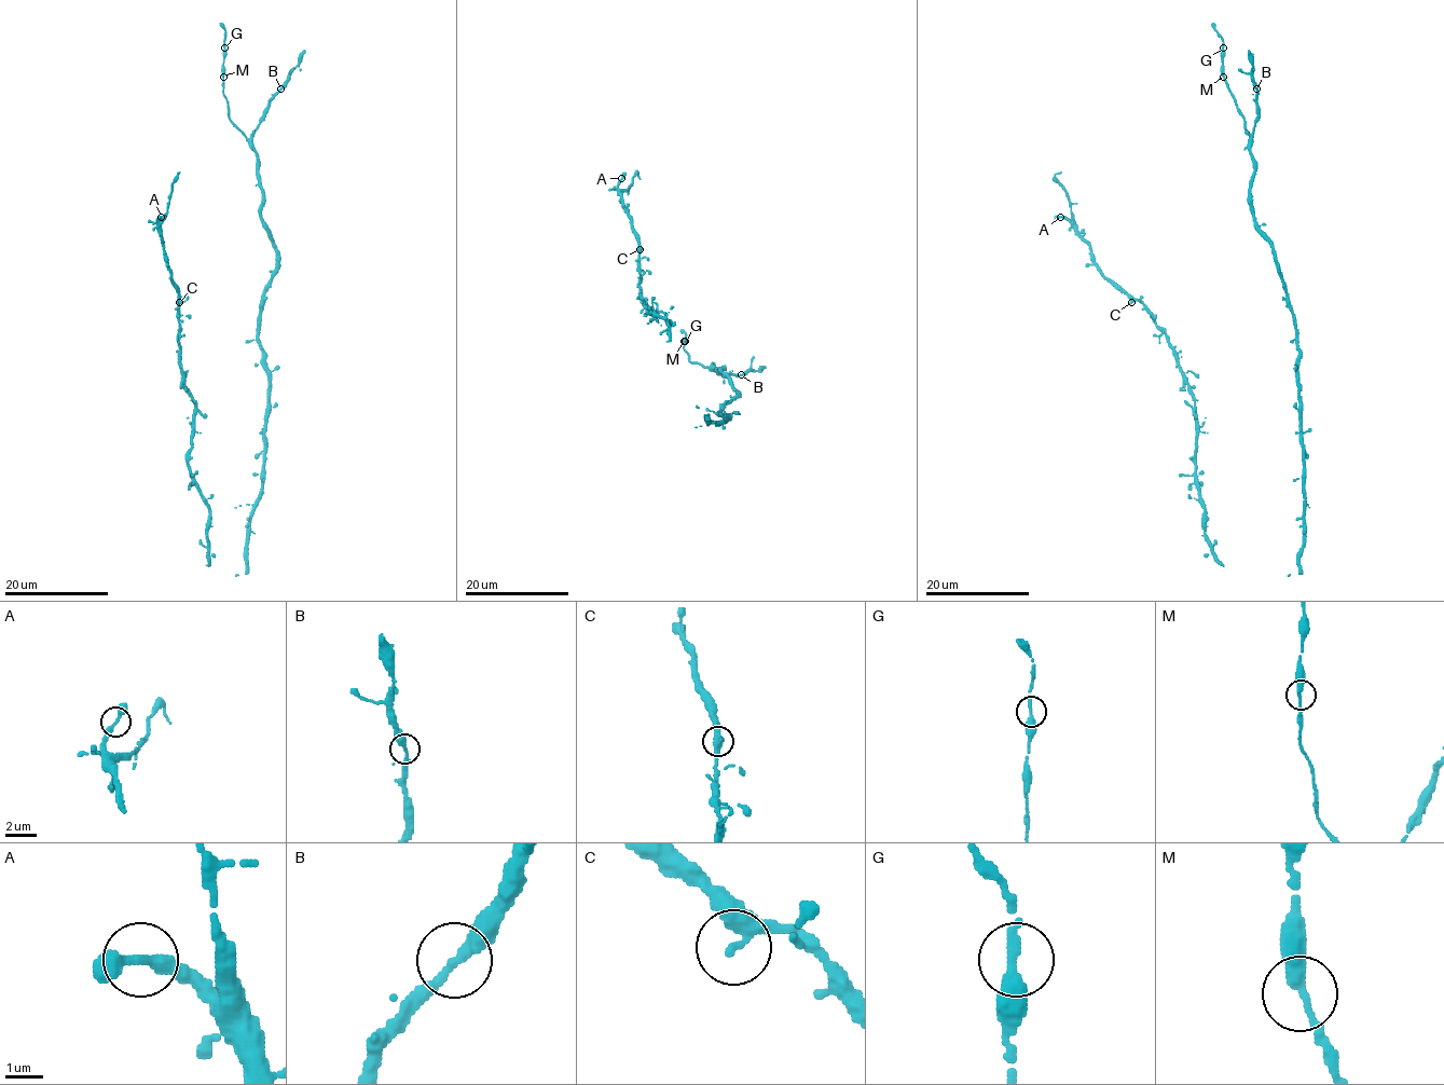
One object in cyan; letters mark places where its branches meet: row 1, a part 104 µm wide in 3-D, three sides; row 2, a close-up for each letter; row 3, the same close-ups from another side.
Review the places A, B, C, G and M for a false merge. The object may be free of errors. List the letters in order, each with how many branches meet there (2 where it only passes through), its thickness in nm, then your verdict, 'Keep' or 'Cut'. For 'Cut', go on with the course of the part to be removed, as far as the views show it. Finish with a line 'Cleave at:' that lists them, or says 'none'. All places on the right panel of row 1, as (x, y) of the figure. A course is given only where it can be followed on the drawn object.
A: Branches: 2. Thickness 320 nm. Keep
B: Branches: 2. Thickness 280 nm. Keep
C: Branches: 2. Thickness 260 nm. Keep
G: Branches: 2. Thickness 320 nm. Keep
M: Branches: 2. Thickness 260 nm. Keep
Cleave at: none

